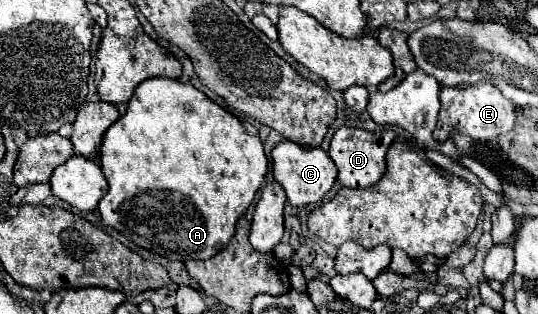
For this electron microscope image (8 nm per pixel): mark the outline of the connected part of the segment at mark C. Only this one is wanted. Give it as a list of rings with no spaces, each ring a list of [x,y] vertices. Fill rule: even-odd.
[[[283,141],[279,143],[273,151],[273,177],[279,181],[287,193],[287,201],[291,205],[307,205],[307,203],[319,203],[329,189],[333,187],[333,181],[337,177],[337,167],[331,161],[331,157],[321,149],[321,147],[301,147],[299,143],[293,141]]]

